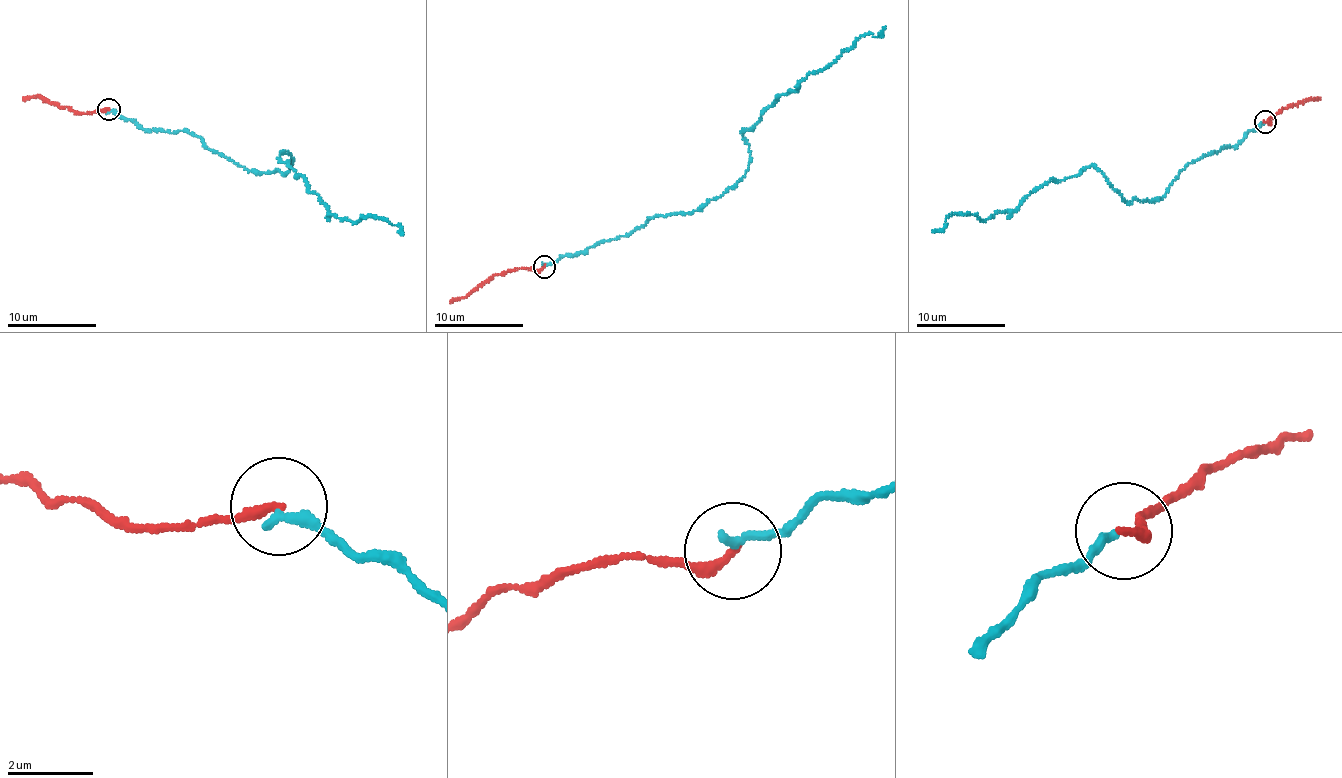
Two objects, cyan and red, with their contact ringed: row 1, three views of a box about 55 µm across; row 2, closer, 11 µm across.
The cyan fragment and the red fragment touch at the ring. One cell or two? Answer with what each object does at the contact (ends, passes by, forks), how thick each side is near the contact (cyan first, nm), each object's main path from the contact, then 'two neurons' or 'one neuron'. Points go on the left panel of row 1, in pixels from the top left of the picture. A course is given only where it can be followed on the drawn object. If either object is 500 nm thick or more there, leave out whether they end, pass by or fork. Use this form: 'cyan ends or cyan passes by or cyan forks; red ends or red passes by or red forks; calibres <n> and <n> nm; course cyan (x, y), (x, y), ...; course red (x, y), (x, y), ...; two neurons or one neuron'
cyan ends; red ends; calibres 240 and 240 nm; course cyan (109, 110), (186, 131), (254, 171), (283, 173), (290, 155), (279, 154), (327, 211), (377, 217), (403, 235); course red (109, 109), (74, 112), (38, 97), (23, 99); one neuron

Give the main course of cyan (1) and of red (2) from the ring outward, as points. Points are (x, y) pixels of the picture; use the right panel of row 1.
1: (1263, 122), (1237, 145), (1192, 160), (1159, 200), (1129, 202), (1089, 165), (985, 220), (956, 213), (932, 232)
2: (1266, 122), (1282, 107), (1320, 100)

